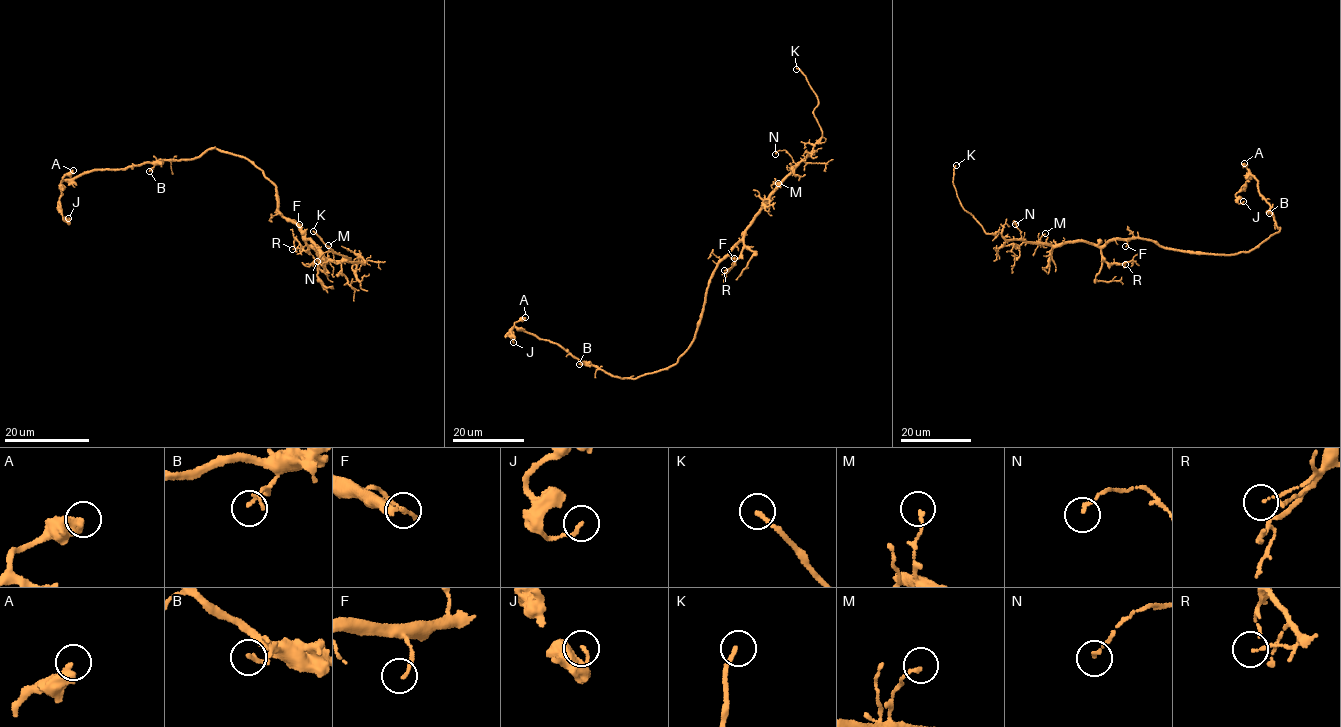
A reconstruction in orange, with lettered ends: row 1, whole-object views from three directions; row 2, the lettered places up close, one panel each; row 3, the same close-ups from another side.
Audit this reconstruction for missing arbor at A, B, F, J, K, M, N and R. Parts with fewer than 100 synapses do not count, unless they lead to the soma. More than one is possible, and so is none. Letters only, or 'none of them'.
K

